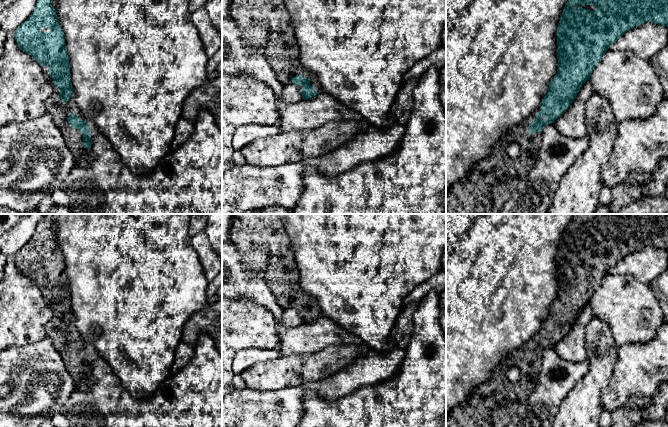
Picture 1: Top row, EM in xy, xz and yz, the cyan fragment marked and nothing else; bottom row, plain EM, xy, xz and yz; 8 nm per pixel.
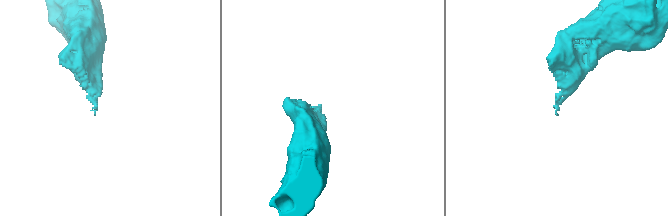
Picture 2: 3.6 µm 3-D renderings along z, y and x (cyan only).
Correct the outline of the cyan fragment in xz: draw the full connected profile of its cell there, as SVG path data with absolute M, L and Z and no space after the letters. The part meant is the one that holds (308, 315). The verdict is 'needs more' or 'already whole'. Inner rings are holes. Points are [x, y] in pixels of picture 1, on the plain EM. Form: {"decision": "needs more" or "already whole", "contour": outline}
{"decision": "needs more", "contour": "M233 214L229 238L242 254L245 270L264 272L284 310L298 310L304 324L322 314L319 304L299 288L293 249L278 214Z"}

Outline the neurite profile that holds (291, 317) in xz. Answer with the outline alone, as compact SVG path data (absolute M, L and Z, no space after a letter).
M289 308L284 310L281 324L284 327L296 327L303 324L303 320L298 310Z

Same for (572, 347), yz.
M587 304L571 330L555 345L555 352L561 359L573 363L588 360L585 329L593 317L591 305Z

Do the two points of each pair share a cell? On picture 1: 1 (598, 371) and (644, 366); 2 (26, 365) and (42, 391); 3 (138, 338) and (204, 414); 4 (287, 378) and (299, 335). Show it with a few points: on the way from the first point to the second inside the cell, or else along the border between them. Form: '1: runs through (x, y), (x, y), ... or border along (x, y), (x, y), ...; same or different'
1: border along (619, 347), (612, 376), (603, 390); different
2: runs through (32, 371), (42, 381), (42, 385); same
3: border along (171, 374), (154, 392); different
4: border along (317, 351), (281, 356); different

